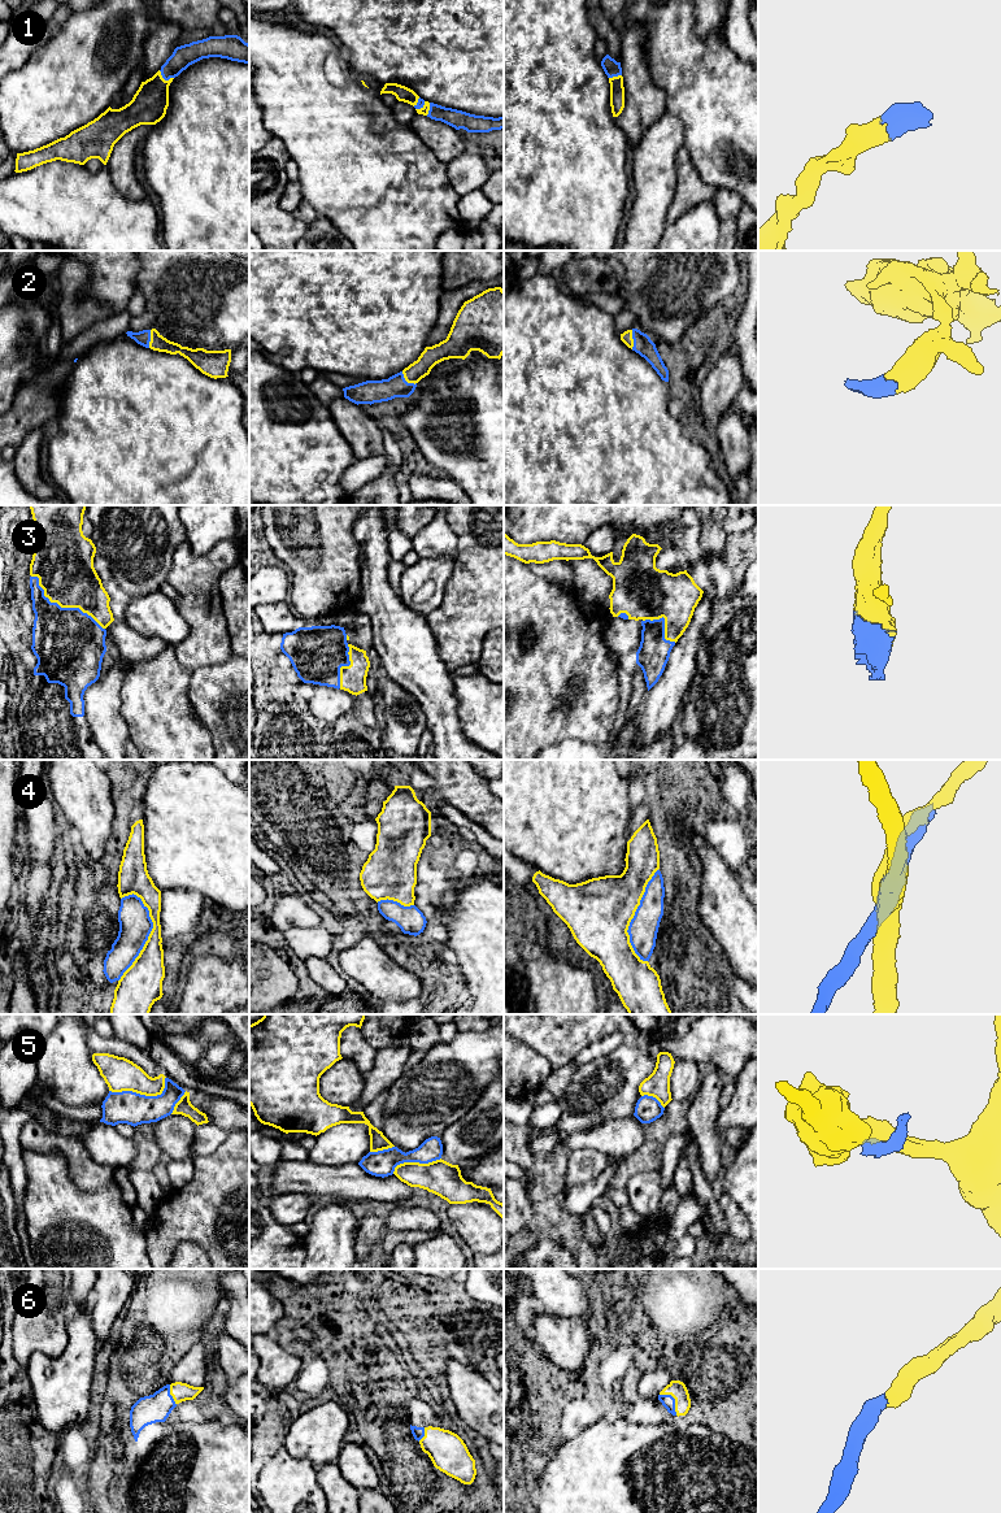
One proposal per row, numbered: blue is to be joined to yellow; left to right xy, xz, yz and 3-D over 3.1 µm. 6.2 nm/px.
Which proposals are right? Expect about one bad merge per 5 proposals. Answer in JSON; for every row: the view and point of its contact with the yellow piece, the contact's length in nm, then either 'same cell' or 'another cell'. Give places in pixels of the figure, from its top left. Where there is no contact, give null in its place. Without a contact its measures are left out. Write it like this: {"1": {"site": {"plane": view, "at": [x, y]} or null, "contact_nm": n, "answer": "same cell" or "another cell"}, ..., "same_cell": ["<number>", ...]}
{"1": {"site": {"plane": "xy", "at": [164, 79]}, "contact_nm": 110, "answer": "same cell"}, "2": {"site": {"plane": "xz", "at": [407, 381]}, "contact_nm": 120, "answer": "same cell"}, "3": {"site": {"plane": "xy", "at": [62, 607]}, "contact_nm": 550, "answer": "same cell"}, "4": {"site": {"plane": "xy", "at": [148, 937]}, "contact_nm": 550, "answer": "another cell"}, "5": {"site": {"plane": "xy", "at": [143, 1094]}, "contact_nm": 360, "answer": "another cell"}, "6": {"site": {"plane": "yz", "at": [675, 1400]}, "contact_nm": 170, "answer": "same cell"}, "same_cell": ["1", "2", "3", "6"]}

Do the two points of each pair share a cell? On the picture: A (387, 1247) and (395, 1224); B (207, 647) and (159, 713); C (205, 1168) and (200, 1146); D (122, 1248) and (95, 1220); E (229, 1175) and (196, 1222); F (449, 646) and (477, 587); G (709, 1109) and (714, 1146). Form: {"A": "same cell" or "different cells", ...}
{"A": "different cells", "B": "different cells", "C": "different cells", "D": "same cell", "E": "same cell", "F": "same cell", "G": "same cell"}

